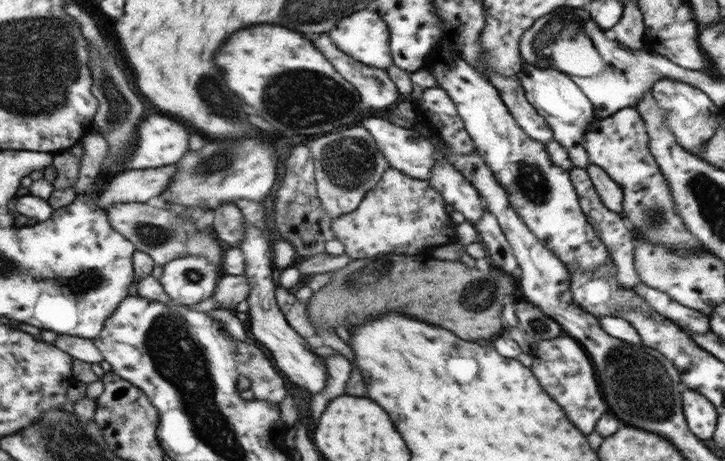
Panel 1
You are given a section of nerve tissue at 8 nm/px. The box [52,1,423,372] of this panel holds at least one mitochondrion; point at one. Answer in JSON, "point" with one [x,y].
{"point":[309,99]}

